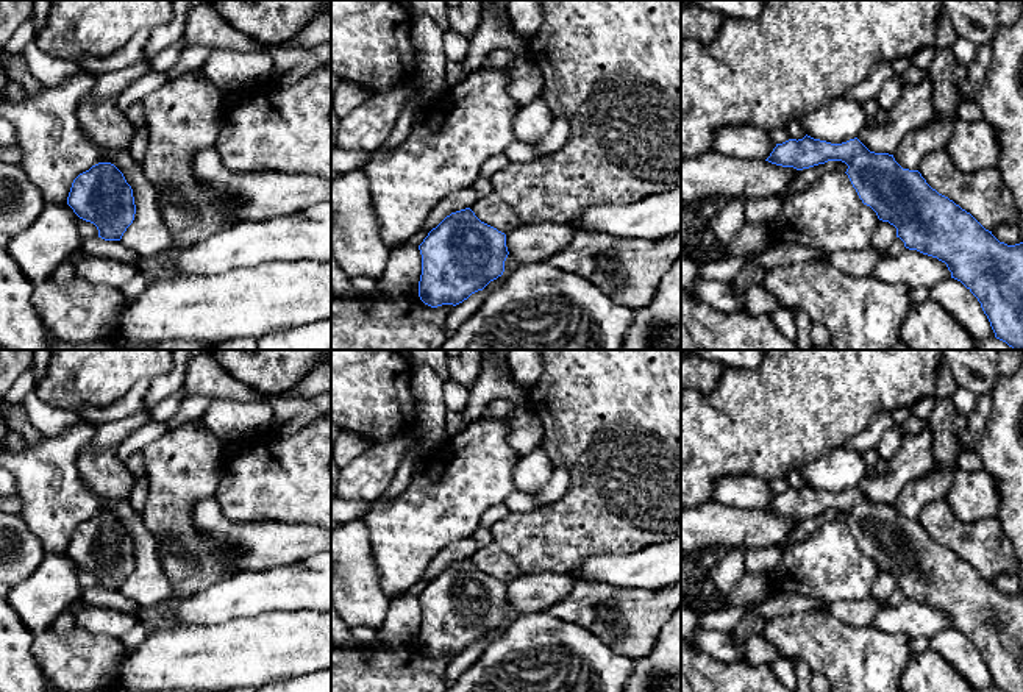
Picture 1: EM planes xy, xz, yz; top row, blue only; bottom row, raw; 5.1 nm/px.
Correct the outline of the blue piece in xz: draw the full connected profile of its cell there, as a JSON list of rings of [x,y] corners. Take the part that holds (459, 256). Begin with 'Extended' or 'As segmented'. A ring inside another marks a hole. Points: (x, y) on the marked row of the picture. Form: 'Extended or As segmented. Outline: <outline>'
As segmented. Outline: [[[470,208],[451,212],[419,245],[420,300],[437,308],[459,305],[504,272],[506,234],[481,222]]]

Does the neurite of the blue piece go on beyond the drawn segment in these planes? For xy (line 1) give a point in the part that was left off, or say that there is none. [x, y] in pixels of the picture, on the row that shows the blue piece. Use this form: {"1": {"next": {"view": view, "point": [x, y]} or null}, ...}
{"1": {"next": null}}

